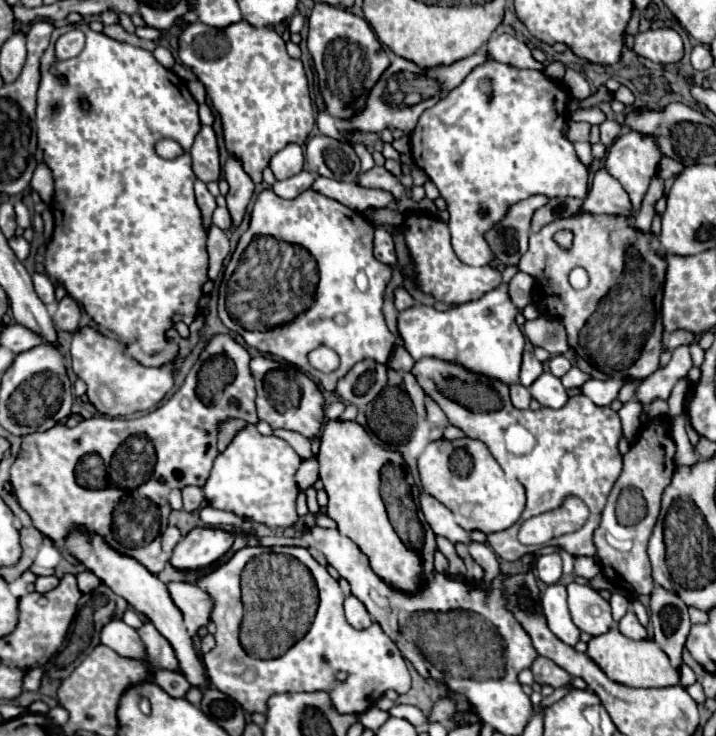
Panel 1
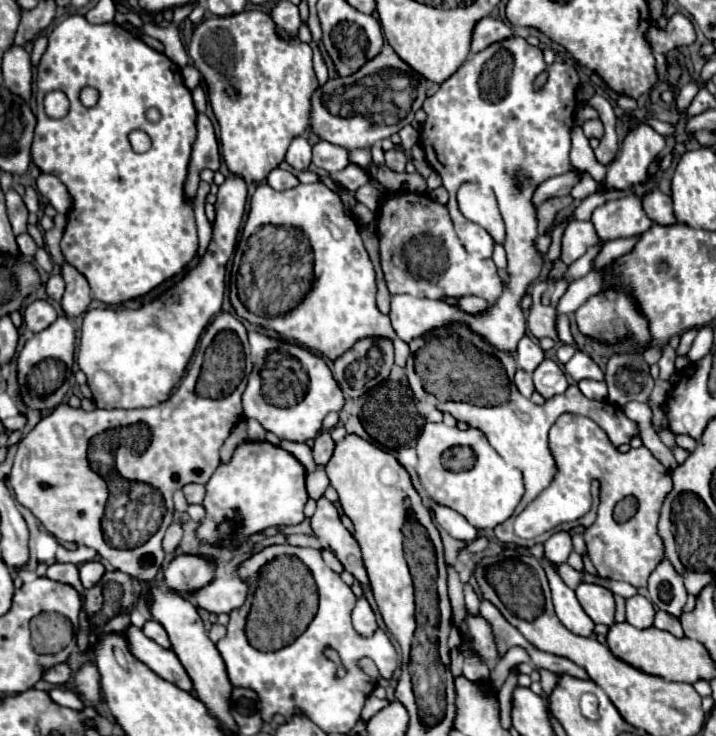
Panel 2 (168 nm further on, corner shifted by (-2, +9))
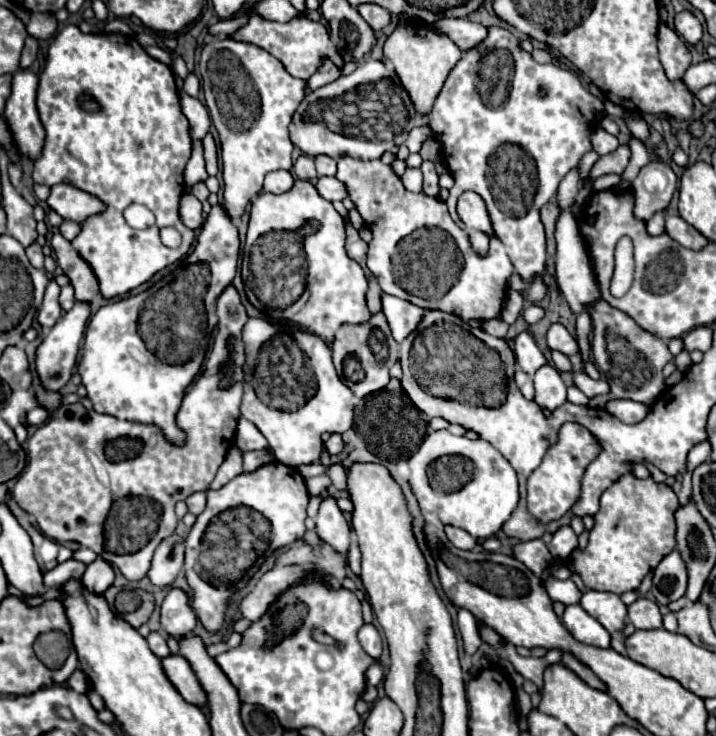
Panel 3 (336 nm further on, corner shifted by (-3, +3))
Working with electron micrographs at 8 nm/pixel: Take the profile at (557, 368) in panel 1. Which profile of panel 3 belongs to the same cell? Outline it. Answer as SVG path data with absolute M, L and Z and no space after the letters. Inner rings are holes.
M553 324L549 328L549 332L547 332L547 344L549 344L551 350L559 350L565 356L571 356L571 354L577 354L579 352L577 340L561 324Z

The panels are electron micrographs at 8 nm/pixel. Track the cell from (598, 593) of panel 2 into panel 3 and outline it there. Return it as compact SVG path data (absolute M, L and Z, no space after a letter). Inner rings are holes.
M587 590L581 598L581 606L587 614L599 620L609 632L619 632L625 626L627 606L621 602L619 594Z

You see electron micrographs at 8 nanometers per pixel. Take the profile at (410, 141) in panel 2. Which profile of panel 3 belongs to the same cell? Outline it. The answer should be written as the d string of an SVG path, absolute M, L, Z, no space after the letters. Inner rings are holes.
M429 126L415 127L408 134L405 145L409 151L418 152L422 146L422 143L432 136L433 133Z

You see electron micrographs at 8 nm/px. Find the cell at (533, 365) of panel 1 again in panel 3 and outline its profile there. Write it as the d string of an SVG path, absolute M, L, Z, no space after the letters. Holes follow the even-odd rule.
M521 332L521 334L515 338L513 352L515 352L517 366L519 366L523 372L527 372L529 376L533 376L535 370L539 370L541 366L547 364L547 358L543 356L543 352L539 350L539 346L535 344L533 336L527 334L527 332Z

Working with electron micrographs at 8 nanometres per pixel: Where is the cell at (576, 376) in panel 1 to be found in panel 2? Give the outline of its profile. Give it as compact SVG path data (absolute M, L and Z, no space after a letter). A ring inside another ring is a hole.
M576 350L576 354L570 358L570 362L564 368L566 368L566 374L574 382L580 382L584 378L604 380L604 372L598 368L598 364L590 356L586 356L584 352L580 352L580 350Z

